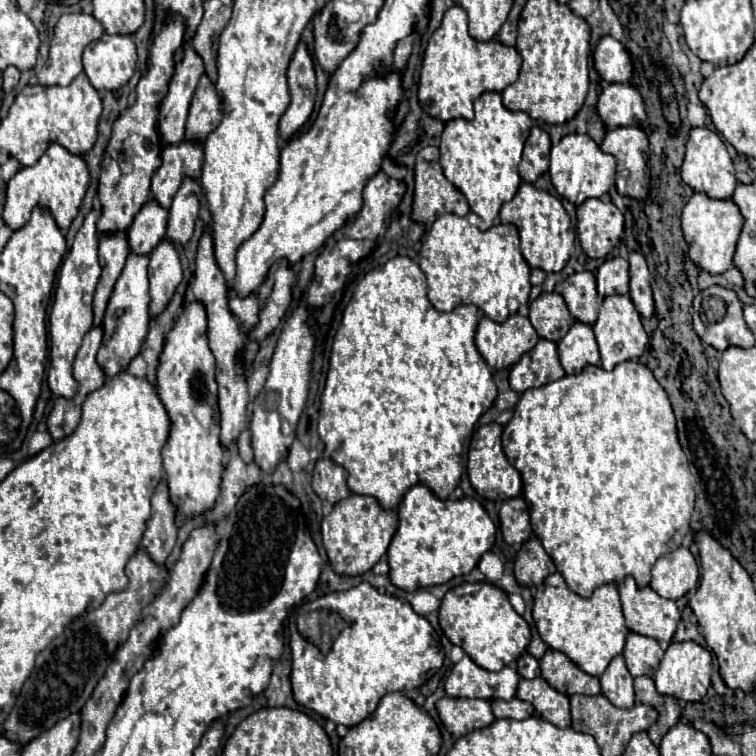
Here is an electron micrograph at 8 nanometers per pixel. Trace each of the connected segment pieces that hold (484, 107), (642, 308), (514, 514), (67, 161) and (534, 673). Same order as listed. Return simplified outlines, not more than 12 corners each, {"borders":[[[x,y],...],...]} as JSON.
{"borders":[[[498,92],[440,136],[444,176],[494,226],[532,120]],[[630,252],[630,298],[644,318],[654,312],[650,270]],[[510,498],[500,508],[506,544],[532,536],[528,504]],[[52,144],[8,182],[2,218],[18,230],[34,206],[60,230],[78,214],[82,156]],[[526,652],[516,660],[522,678],[540,676],[538,660]]]}

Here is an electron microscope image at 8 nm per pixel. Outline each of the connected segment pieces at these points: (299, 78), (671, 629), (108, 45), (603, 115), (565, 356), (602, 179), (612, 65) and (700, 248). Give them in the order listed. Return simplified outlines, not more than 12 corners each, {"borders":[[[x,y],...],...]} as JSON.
{"borders":[[[302,42],[288,66],[292,100],[280,118],[288,140],[304,126],[316,96],[314,64]],[[634,578],[620,586],[626,626],[670,642],[680,622],[674,600]],[[102,34],[86,46],[96,90],[122,88],[136,70],[132,36]],[[606,84],[596,110],[606,128],[638,126],[642,96]],[[574,322],[558,342],[558,356],[568,376],[600,354],[592,326]],[[584,134],[550,152],[550,178],[572,204],[600,198],[616,160]],[[604,36],[594,68],[606,82],[628,82],[632,62],[622,42]],[[696,192],[682,210],[690,260],[734,266],[744,218],[732,200]]]}

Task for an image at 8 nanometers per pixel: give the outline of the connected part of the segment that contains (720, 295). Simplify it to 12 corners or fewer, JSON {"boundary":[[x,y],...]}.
{"boundary":[[722,286],[702,290],[694,330],[720,352],[754,346],[742,302]]}

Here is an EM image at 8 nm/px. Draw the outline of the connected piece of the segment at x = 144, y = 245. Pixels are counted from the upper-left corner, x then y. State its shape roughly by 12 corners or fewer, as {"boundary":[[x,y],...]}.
{"boundary":[[146,202],[126,232],[130,252],[148,256],[166,238],[168,212]]}

